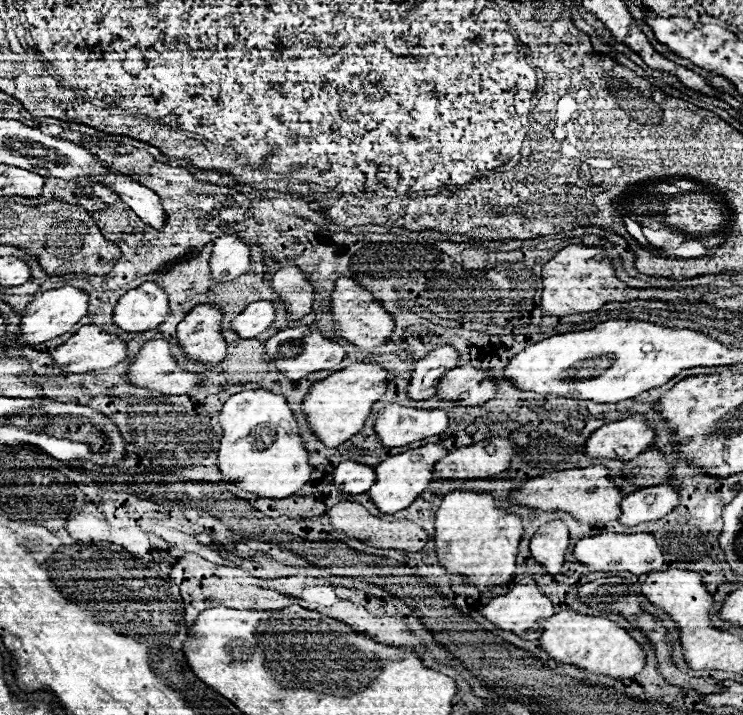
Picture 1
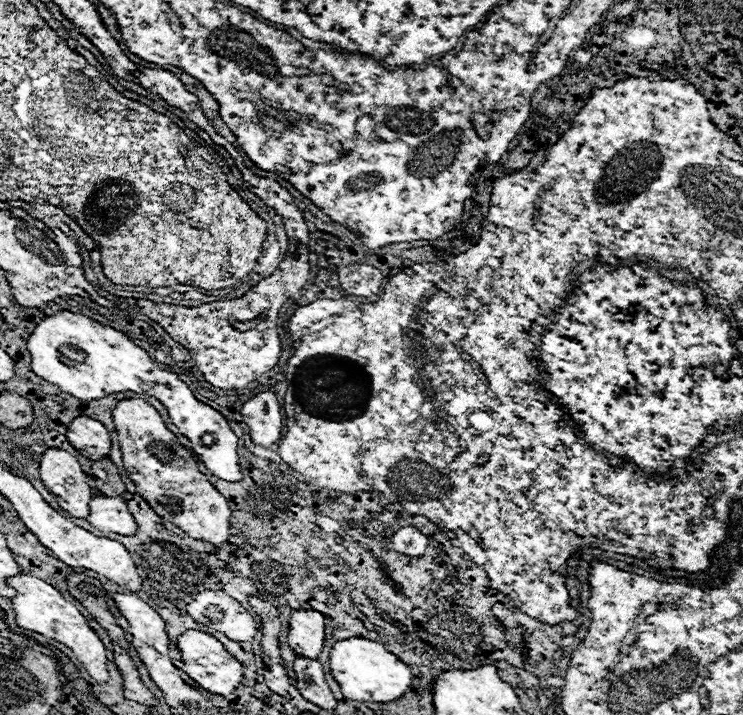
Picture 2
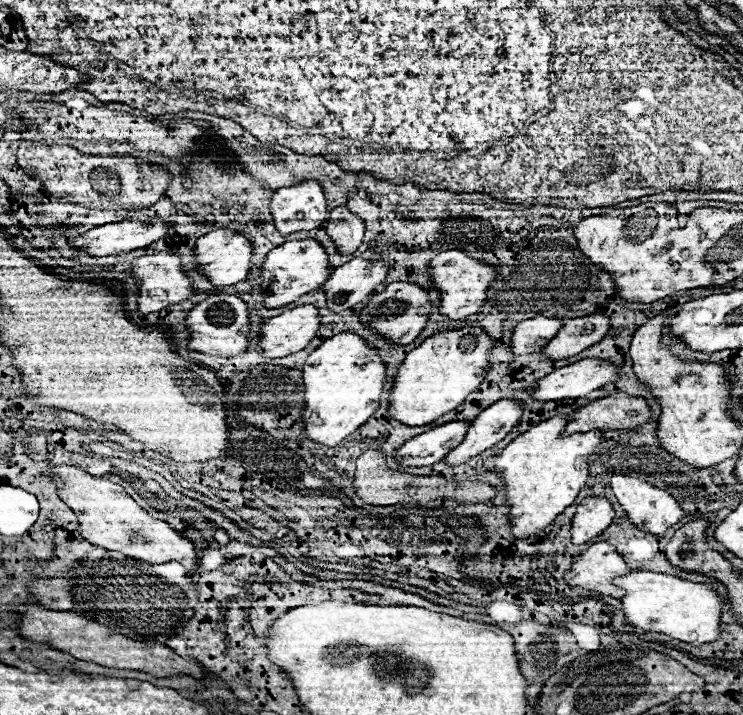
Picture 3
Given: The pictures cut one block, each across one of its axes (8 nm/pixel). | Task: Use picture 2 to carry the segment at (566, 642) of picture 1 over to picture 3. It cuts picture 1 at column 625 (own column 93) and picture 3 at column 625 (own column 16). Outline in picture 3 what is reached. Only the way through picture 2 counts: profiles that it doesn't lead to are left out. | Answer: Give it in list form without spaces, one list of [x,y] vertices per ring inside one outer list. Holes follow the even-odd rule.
[[[630,572],[612,580],[626,594],[620,598],[624,618],[628,626],[636,626],[648,632],[660,632],[674,640],[686,642],[690,646],[702,646],[718,638],[720,634],[720,606],[722,598],[710,590],[708,584],[694,584],[662,572]]]

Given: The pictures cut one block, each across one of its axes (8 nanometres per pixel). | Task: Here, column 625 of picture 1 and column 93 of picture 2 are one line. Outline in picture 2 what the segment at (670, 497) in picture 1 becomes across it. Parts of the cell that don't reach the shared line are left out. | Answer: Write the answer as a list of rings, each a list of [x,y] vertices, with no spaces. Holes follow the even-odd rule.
[[[94,496],[90,500],[88,522],[102,532],[114,532],[120,536],[134,536],[138,526],[122,498]]]

